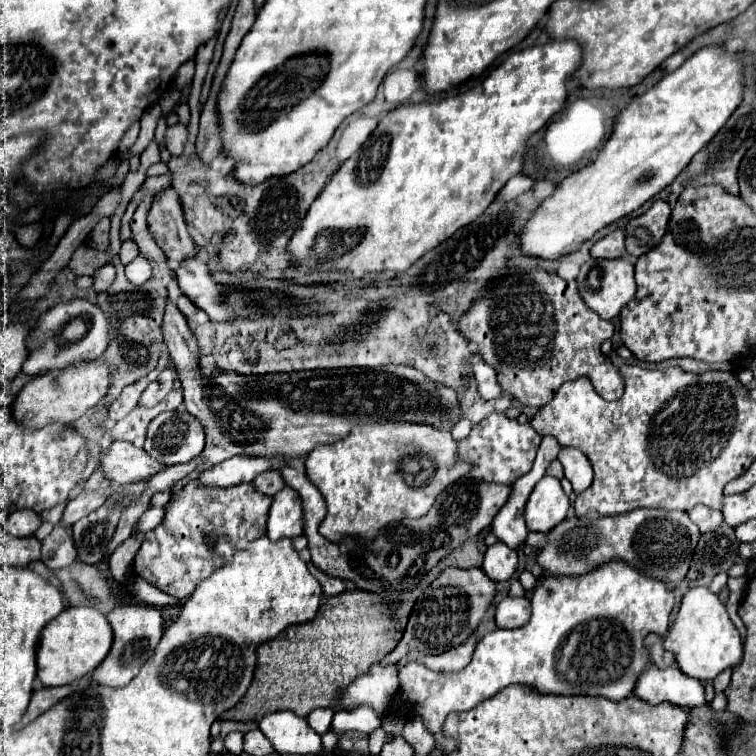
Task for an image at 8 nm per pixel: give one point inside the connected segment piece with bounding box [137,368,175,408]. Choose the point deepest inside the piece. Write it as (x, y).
(163, 384)

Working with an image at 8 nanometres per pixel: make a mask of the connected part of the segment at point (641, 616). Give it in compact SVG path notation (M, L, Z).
M607 562L597 570L583 574L583 576L547 576L537 582L531 598L531 620L515 629L497 628L481 638L475 648L473 660L467 668L459 672L435 672L427 670L421 662L407 662L399 670L399 690L397 698L391 700L387 716L395 714L397 718L411 718L421 716L423 726L435 738L435 748L443 754L457 750L453 738L445 736L441 726L449 712L453 710L469 710L479 702L495 696L503 688L511 684L527 686L541 694L563 694L563 696L605 696L609 700L623 700L633 694L635 682L643 668L647 666L647 650L643 640L649 632L659 636L667 634L669 628L669 614L673 610L675 598L673 592L667 588L665 582L643 576L641 572L633 570L625 562Z

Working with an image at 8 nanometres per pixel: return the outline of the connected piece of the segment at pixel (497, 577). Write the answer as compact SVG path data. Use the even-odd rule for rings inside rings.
M495 542L485 552L483 570L495 582L509 580L513 576L513 572L517 570L517 552L509 546L505 546L503 542Z

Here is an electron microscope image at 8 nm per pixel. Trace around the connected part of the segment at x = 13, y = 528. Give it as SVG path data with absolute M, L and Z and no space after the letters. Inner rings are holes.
M15 510L7 516L7 522L5 522L5 530L11 536L21 536L21 538L33 536L39 526L41 526L41 518L33 510Z

